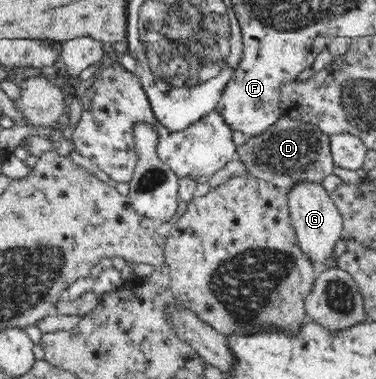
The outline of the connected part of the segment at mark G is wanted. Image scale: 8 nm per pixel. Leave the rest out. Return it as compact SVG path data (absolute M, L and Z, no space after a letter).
M300 183L287 192L287 203L296 242L302 253L318 271L334 267L336 259L334 245L341 238L343 219L329 193L321 183Z

